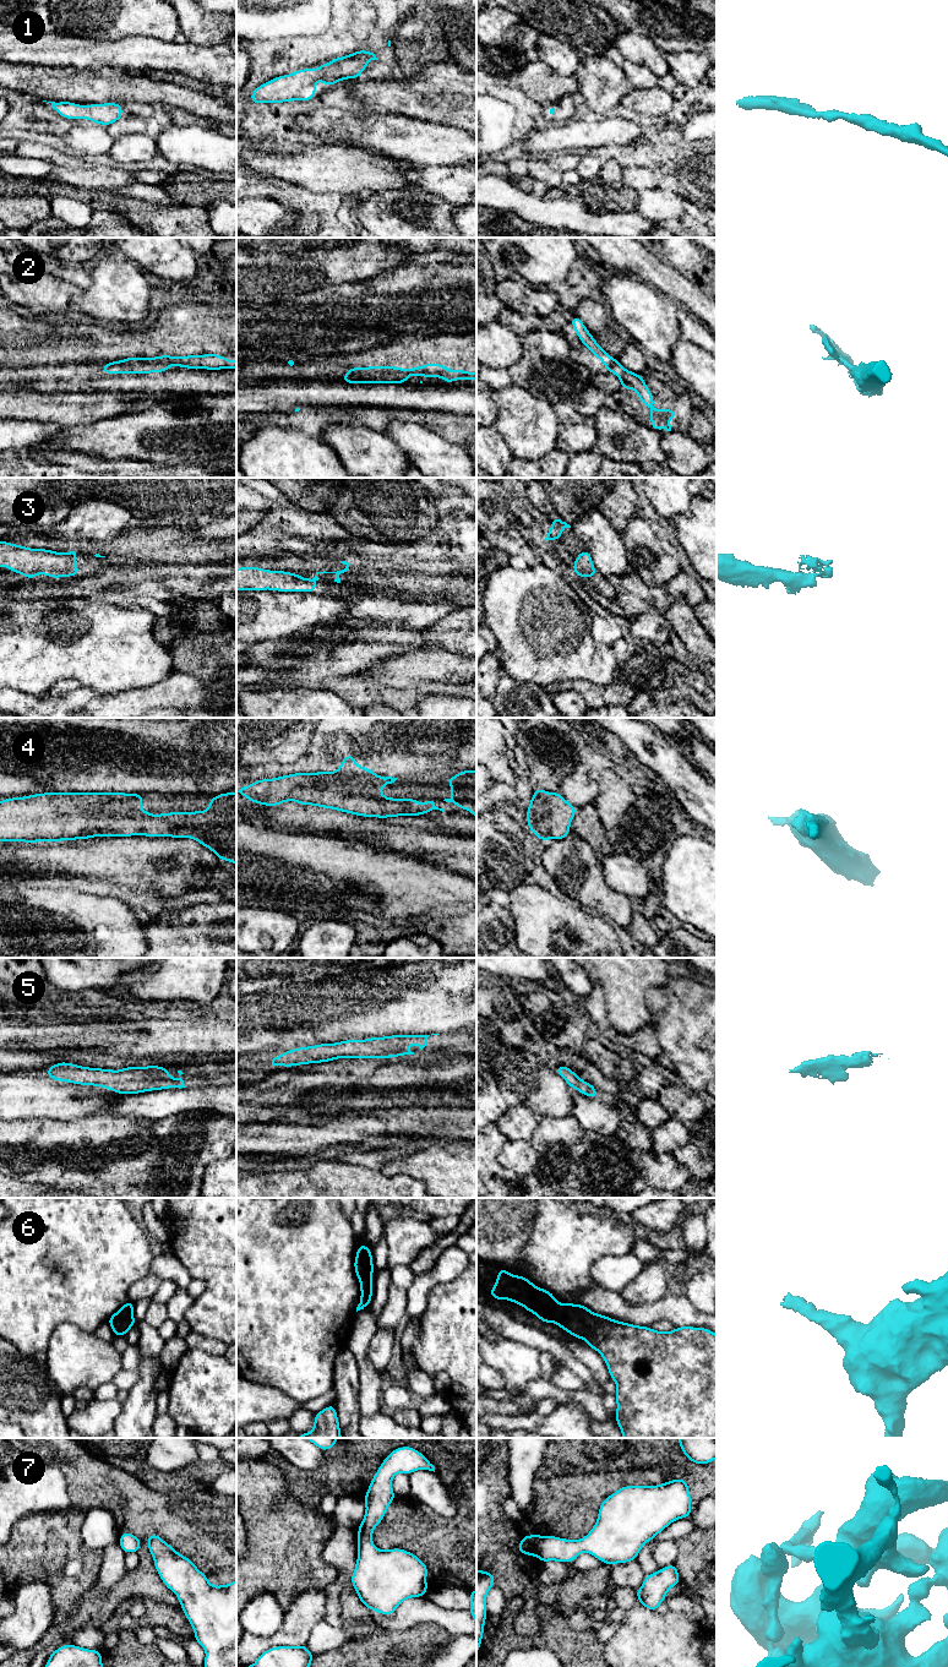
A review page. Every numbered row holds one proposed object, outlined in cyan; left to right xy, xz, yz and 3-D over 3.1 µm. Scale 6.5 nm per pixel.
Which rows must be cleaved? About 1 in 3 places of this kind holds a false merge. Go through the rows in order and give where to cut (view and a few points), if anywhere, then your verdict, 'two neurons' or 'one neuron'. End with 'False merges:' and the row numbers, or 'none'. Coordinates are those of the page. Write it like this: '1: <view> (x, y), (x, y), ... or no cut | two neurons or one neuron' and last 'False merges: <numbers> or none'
1: no cut | one neuron
2: xz (348, 372), (402, 374), (407, 379) | two neurons
3: xz (312, 578), (315, 581) | two neurons
4: no cut | one neuron
5: no cut | one neuron
6: no cut | one neuron
7: no cut | one neuron
False merges: 2, 3

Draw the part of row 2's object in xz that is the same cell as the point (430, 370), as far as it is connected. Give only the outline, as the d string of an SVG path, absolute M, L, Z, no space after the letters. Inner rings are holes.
M430 363L423 366L410 367L410 369L402 369L396 366L367 366L367 367L349 367L348 374L366 374L366 375L380 375L380 374L399 374L405 376L407 378L410 375L415 376L425 376L425 377L440 377L443 378L446 383L451 383L457 380L476 380L475 371L463 371L461 369L454 369L451 374L450 367Z

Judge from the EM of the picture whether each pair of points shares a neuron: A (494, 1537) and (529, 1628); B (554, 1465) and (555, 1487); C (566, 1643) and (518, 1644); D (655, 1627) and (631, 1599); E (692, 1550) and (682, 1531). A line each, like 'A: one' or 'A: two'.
A: one
B: two
C: one
D: two
E: two

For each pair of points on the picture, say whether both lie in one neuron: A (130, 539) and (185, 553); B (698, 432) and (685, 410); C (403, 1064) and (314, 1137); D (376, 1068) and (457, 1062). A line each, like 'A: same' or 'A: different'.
A: same
B: different
C: different
D: same

